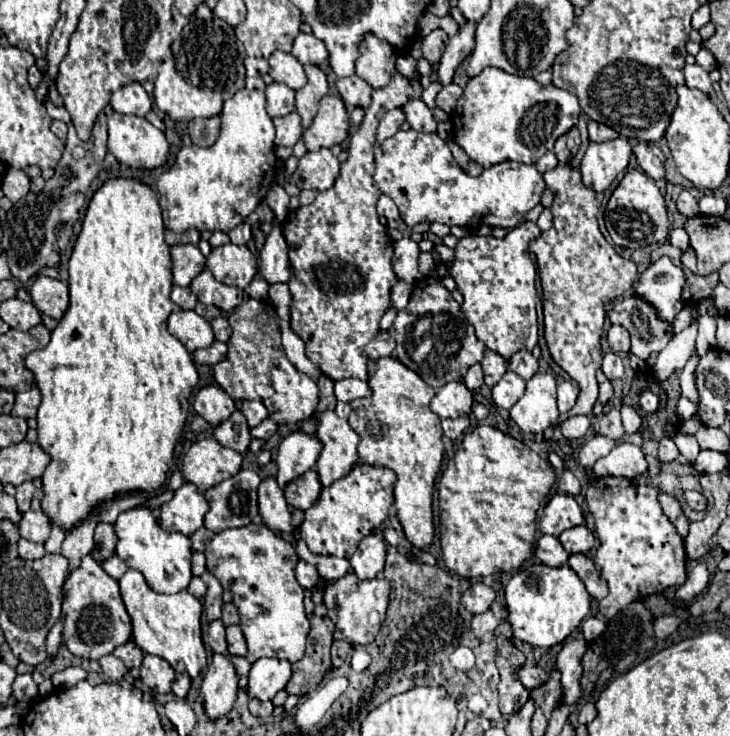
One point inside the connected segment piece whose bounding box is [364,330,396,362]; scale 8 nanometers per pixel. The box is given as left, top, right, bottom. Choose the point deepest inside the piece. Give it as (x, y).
(383, 344)

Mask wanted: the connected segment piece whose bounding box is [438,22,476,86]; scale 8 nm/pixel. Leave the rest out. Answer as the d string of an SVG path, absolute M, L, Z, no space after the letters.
M466 22L466 26L460 28L454 38L450 38L438 66L438 82L442 86L448 86L452 82L454 70L474 50L474 30L476 26L472 22Z

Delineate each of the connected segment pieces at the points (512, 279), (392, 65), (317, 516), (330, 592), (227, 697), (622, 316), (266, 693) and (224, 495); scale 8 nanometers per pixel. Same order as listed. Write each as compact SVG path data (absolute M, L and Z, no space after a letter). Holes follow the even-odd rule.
M522 222L504 238L464 236L454 248L456 260L450 264L450 276L456 280L458 292L464 296L462 310L468 322L476 328L476 338L504 360L510 360L518 350L532 352L538 344L537 268L528 252L530 240L538 234L540 228L534 222Z
M366 34L364 42L360 46L360 58L356 60L356 74L360 78L364 78L372 88L382 88L396 74L396 58L398 58L396 56L396 50L388 42L380 40L380 38L372 36L372 34Z
M356 464L348 476L324 488L318 502L310 510L306 510L304 524L300 526L300 536L308 544L310 552L350 558L358 548L358 542L364 536L372 534L372 530L376 530L386 520L388 510L394 504L392 484L392 470L370 464Z
M354 572L348 576L328 582L324 588L324 604L328 608L328 618L334 622L334 638L336 640L346 640L350 644L360 644L366 646L370 644L376 634L380 632L380 626L386 616L386 606L388 606L388 594L390 594L390 582L386 582L384 576L372 578L372 580L360 580ZM376 610L376 626L372 624L372 612Z
M214 654L212 664L200 686L204 714L210 720L224 718L232 710L236 694L238 694L238 676L230 662L230 656Z
M638 296L616 302L610 308L608 318L626 326L626 330L630 332L630 366L634 370L652 368L656 356L672 338L672 326L656 318L656 310Z
M260 658L248 674L248 694L258 700L272 700L292 676L292 666L278 658Z
M240 470L236 476L210 488L204 494L210 504L210 510L204 516L204 526L218 534L226 528L250 524L258 514L258 484L258 474Z

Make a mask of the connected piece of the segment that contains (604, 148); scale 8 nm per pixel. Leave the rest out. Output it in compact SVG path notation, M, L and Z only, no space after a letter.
M622 138L610 142L590 142L580 162L584 186L594 192L604 192L614 178L626 170L630 154L632 148Z

